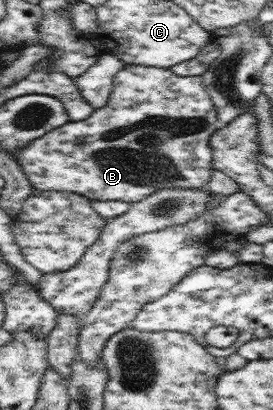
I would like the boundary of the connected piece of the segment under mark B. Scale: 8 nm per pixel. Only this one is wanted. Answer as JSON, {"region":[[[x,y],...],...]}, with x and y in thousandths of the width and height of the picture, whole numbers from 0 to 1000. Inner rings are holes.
{"region":[[[462,156],[418,188],[403,239],[396,239],[396,249],[374,263],[344,266],[337,278],[304,295],[249,295],[209,315],[158,327],[147,337],[117,341],[70,371],[62,393],[70,405],[77,405],[84,424],[99,429],[99,437],[121,451],[121,461],[245,463],[249,468],[297,473],[297,478],[330,488],[443,488],[484,498],[513,493],[542,480],[546,473],[564,473],[604,459],[744,459],[773,437],[784,417],[769,334],[795,320],[806,305],[791,261],[747,210],[740,188],[663,188],[637,180],[623,166]]]}

